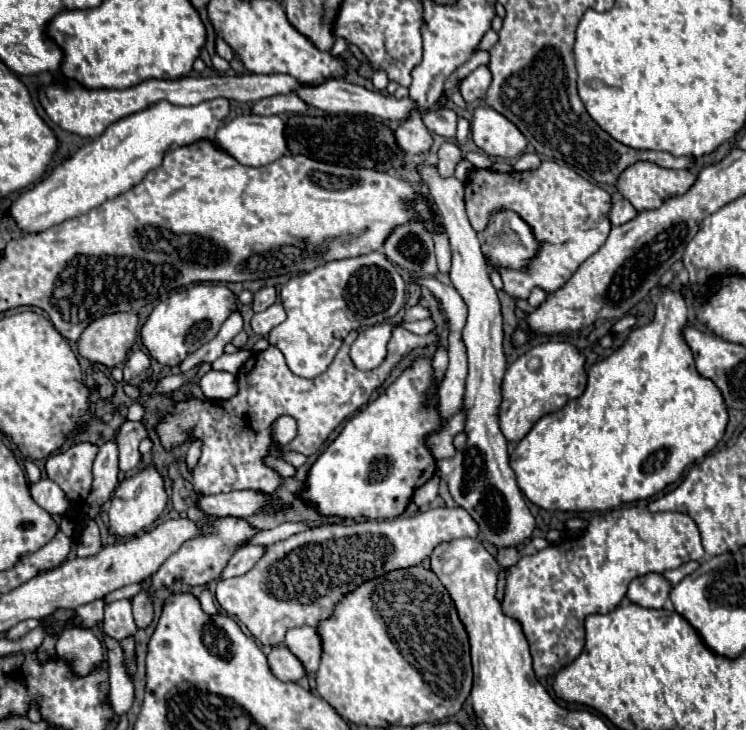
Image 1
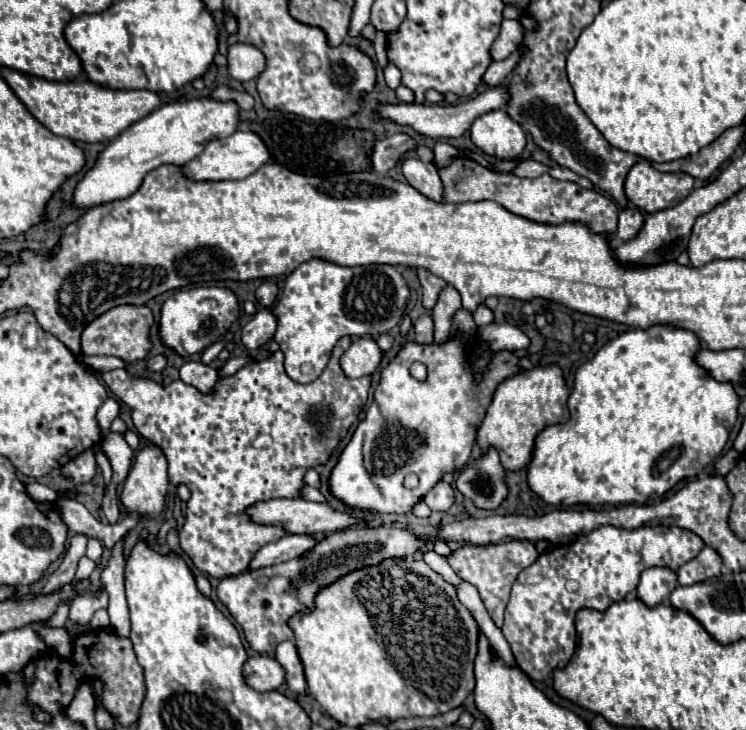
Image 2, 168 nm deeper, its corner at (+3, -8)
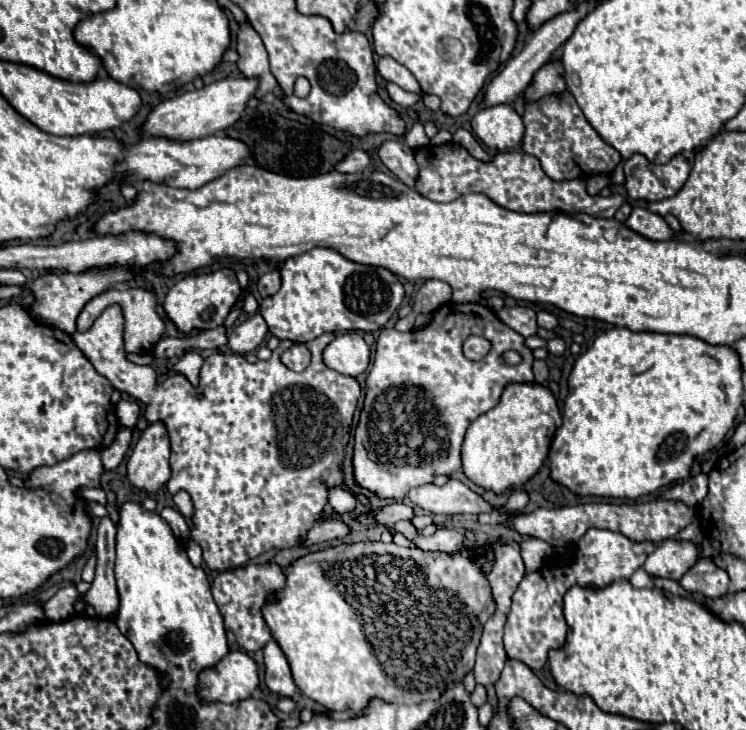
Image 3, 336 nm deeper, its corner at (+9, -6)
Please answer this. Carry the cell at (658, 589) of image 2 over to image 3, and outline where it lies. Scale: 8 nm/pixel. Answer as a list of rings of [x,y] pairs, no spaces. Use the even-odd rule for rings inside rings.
[[[665,540],[657,546],[653,554],[647,556],[643,570],[651,578],[671,578],[679,580],[699,556],[699,546],[691,546],[691,542],[675,542]]]

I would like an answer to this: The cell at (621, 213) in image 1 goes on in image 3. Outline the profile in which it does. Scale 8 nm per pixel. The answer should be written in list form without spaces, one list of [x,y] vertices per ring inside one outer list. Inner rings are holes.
[[[643,206],[633,208],[631,216],[625,220],[625,226],[649,240],[671,240],[673,238],[673,232],[667,226],[667,222],[661,216],[645,210]]]

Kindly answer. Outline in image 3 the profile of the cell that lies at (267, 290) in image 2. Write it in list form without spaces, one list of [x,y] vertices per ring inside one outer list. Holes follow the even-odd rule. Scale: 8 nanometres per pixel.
[[[273,270],[273,272],[267,272],[259,278],[257,282],[257,292],[261,294],[261,298],[267,298],[267,296],[273,296],[281,286],[281,278],[279,278],[279,272]]]

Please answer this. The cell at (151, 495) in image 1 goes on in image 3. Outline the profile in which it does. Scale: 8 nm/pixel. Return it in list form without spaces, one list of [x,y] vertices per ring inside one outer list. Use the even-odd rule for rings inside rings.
[[[161,422],[149,424],[131,450],[127,460],[129,482],[149,494],[155,494],[169,480],[169,438]]]

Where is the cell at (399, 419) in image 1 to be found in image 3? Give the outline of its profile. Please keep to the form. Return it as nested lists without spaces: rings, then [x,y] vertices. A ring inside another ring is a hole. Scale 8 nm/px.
[[[447,302],[447,304],[443,304],[443,306],[433,314],[429,326],[425,326],[425,328],[421,328],[421,330],[415,330],[415,332],[405,332],[405,334],[403,334],[403,332],[397,332],[395,328],[383,328],[381,334],[379,334],[379,338],[377,338],[375,362],[373,362],[373,368],[371,368],[371,372],[369,372],[369,376],[367,376],[367,382],[365,382],[365,386],[367,386],[367,390],[365,390],[365,406],[363,406],[363,410],[361,410],[361,418],[359,418],[359,424],[357,424],[357,428],[355,428],[353,478],[355,478],[357,486],[361,486],[363,490],[369,490],[371,494],[375,494],[375,496],[381,498],[381,500],[399,500],[399,498],[405,498],[405,496],[407,496],[409,488],[419,486],[419,484],[429,484],[429,482],[433,482],[433,478],[435,478],[437,474],[447,474],[447,476],[451,476],[453,472],[461,470],[461,444],[463,444],[465,430],[469,428],[469,424],[471,424],[473,420],[477,420],[481,414],[485,414],[487,410],[491,410],[491,408],[499,402],[499,396],[501,396],[501,392],[503,392],[503,388],[505,388],[507,384],[511,384],[511,382],[533,382],[531,364],[533,364],[533,354],[531,354],[531,350],[523,344],[523,336],[517,334],[517,332],[513,332],[509,326],[505,326],[505,324],[497,318],[497,314],[493,314],[491,308],[481,306],[481,304],[453,304],[453,302]],[[471,334],[483,336],[483,338],[487,338],[487,340],[491,342],[489,354],[487,354],[483,360],[479,360],[479,362],[467,360],[467,358],[463,356],[463,350],[461,350],[463,340],[465,340],[467,336],[471,336]],[[507,350],[519,352],[521,358],[523,358],[521,364],[517,364],[517,366],[507,366],[507,364],[503,364],[501,354],[507,352]]]

